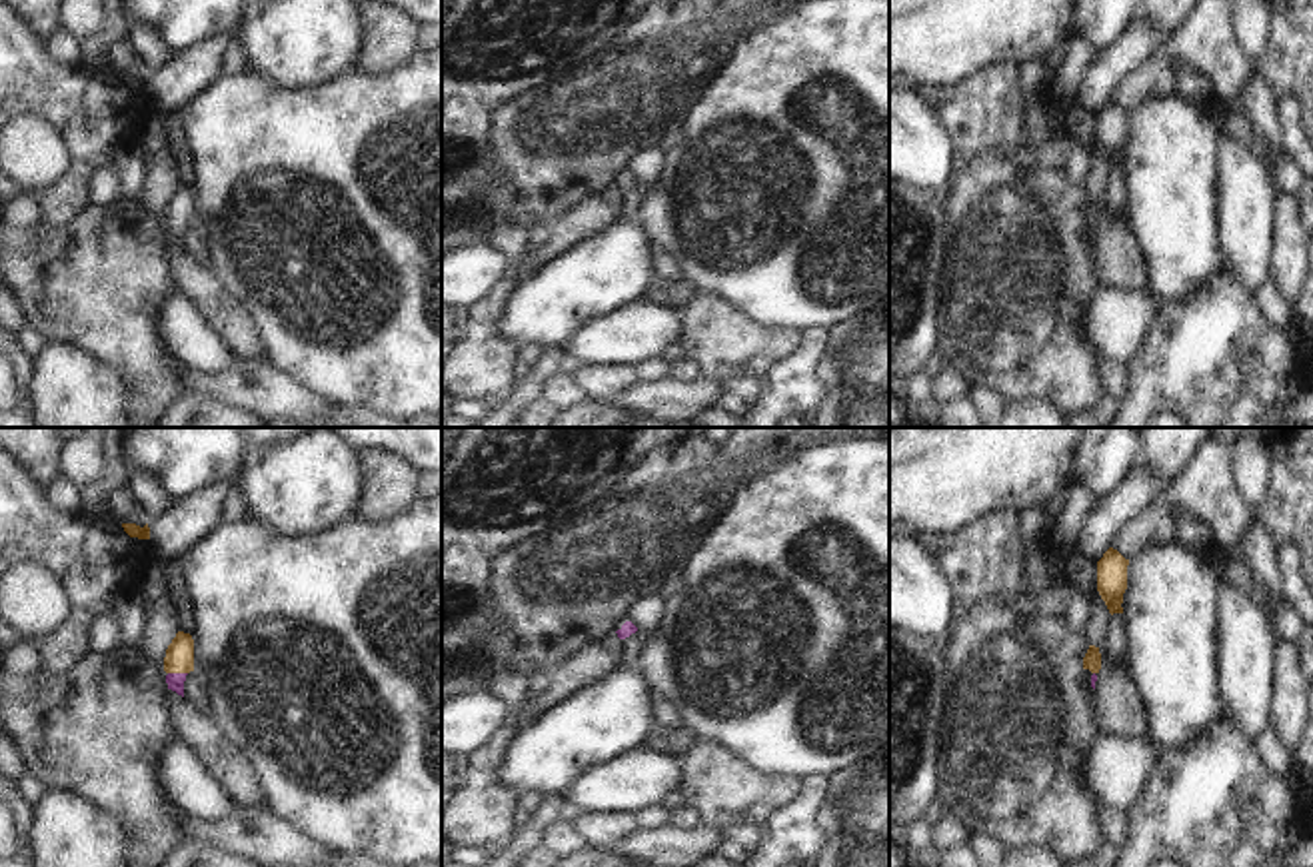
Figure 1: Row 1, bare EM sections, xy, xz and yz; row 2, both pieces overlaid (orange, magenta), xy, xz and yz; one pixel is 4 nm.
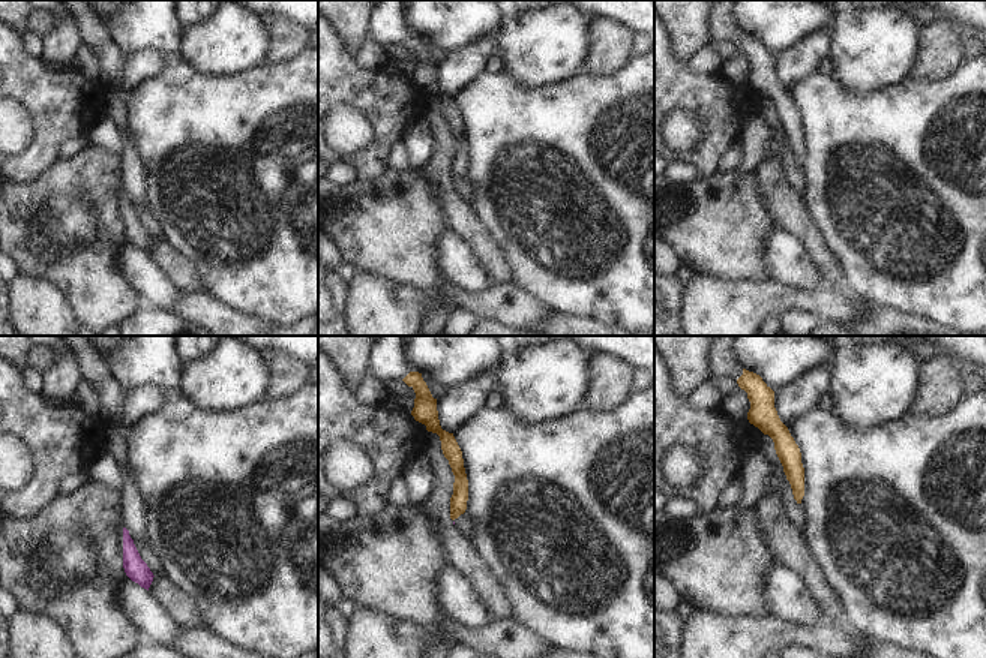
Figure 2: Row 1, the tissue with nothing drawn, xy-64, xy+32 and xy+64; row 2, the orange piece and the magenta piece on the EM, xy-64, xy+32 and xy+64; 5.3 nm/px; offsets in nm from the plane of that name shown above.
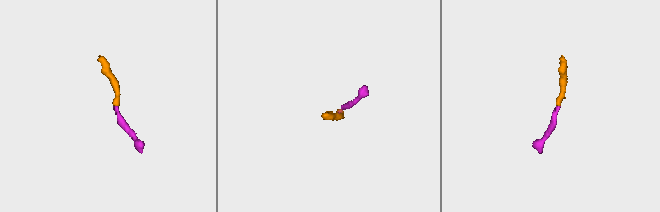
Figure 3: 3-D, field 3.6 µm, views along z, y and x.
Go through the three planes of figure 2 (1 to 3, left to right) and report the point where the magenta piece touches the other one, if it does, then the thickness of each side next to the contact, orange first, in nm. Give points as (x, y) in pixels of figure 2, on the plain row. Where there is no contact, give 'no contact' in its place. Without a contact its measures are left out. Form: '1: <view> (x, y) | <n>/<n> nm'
1: no contact
2: no contact
3: no contact

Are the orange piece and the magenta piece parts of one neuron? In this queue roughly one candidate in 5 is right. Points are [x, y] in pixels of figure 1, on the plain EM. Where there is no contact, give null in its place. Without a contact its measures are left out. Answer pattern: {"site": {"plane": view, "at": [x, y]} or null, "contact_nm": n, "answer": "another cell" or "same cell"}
{"site": {"plane": "xy", "at": [178, 224]}, "contact_nm": 80, "answer": "same cell"}

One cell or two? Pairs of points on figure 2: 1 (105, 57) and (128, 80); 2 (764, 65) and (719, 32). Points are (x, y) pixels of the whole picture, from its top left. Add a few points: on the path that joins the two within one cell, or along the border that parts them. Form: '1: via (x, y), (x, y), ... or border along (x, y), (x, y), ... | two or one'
1: border along (126, 56), (119, 78), (122, 90) | two
2: via (754, 53), (731, 33) | one

